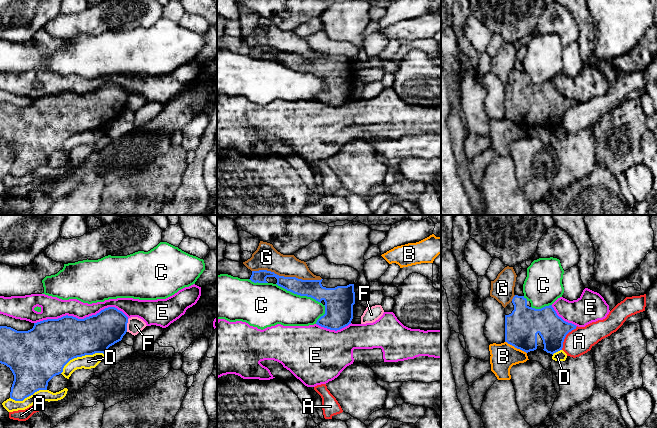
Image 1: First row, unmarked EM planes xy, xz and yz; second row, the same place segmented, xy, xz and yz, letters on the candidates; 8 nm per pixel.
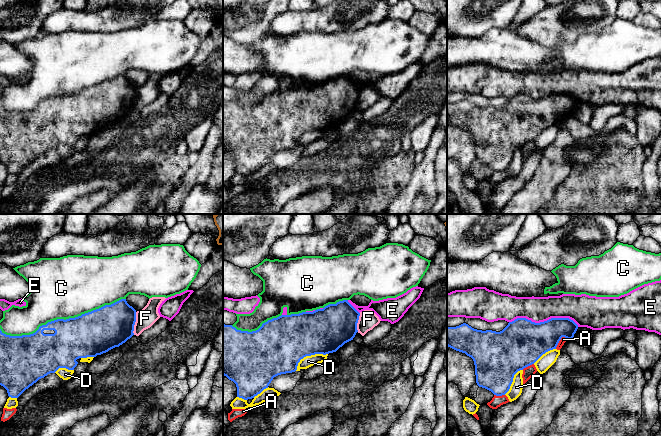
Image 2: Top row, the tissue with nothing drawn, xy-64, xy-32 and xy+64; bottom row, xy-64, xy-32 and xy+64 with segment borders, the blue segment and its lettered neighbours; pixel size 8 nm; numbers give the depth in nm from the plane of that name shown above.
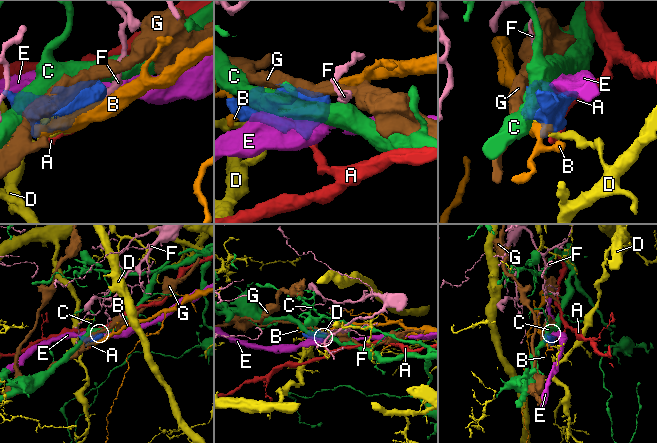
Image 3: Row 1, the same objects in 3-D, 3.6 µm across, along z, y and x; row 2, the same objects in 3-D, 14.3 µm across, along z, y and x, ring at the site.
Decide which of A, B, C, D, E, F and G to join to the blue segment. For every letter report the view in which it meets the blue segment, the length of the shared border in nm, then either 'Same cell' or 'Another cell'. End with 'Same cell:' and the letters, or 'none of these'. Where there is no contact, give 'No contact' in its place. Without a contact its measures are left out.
A: Touches blue in yz. Shared border 240 nm. Another cell
B: Touches blue in yz. Shared border 200 nm. Another cell
C: Touches blue in xz. Shared border 400 nm. Another cell
D: Touches blue in xy. Shared border 380 nm. Another cell
E: Touches blue in xy. Shared border 750 nm. Another cell
F: Touches blue in xy. Shared border 110 nm. Another cell
G: Touches blue in xz. Shared border 550 nm. Another cell
Same cell: none of these

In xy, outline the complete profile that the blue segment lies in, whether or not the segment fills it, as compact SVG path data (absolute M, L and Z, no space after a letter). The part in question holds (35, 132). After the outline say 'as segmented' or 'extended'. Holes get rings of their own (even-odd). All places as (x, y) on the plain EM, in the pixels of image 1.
M108 83L96 91L78 95L63 92L34 99L28 107L17 107L11 103L0 102L0 139L10 144L14 151L10 174L23 177L39 166L47 166L48 158L63 148L64 142L72 135L95 129L105 129L108 124L122 116L127 108L128 93L115 83Z; as segmented

